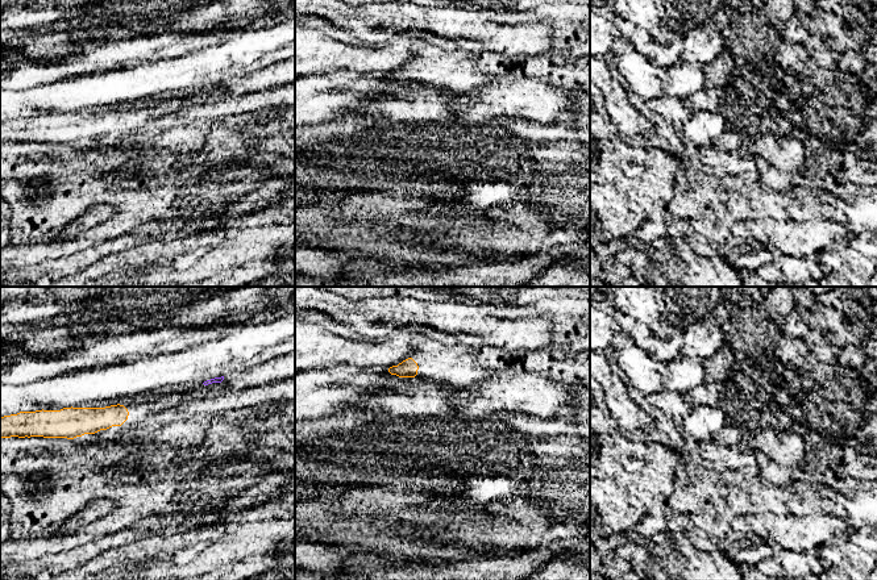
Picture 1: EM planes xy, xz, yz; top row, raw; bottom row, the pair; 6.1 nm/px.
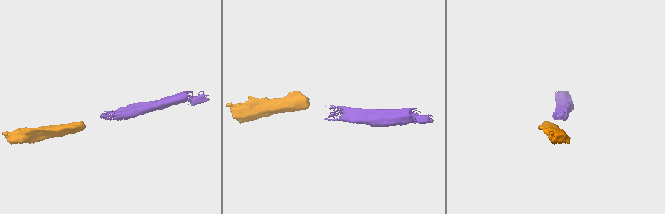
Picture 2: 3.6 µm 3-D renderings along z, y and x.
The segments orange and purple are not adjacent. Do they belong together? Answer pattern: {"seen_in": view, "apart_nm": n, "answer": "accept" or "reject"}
{"seen_in": "xy", "apart_nm": 480, "answer": "reject"}

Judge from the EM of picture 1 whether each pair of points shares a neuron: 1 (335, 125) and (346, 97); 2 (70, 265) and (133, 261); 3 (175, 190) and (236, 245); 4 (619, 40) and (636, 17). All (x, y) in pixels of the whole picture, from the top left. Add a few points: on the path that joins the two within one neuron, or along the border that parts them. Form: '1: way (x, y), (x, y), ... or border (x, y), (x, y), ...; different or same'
1: border (344, 117), (336, 117), (312, 126); different
2: border (124, 251), (107, 254), (77, 272); different
3: border (217, 229), (212, 232); different
4: border (619, 29), (634, 46); different

